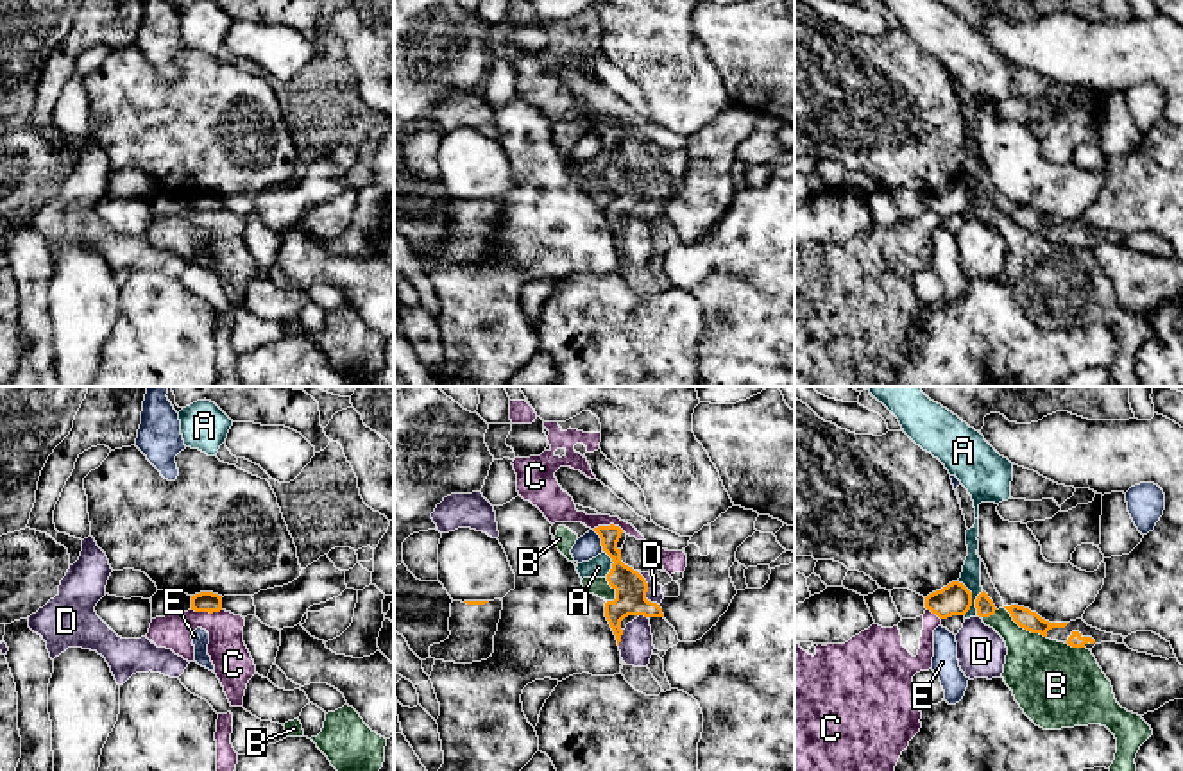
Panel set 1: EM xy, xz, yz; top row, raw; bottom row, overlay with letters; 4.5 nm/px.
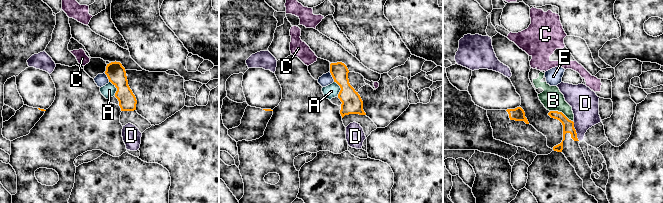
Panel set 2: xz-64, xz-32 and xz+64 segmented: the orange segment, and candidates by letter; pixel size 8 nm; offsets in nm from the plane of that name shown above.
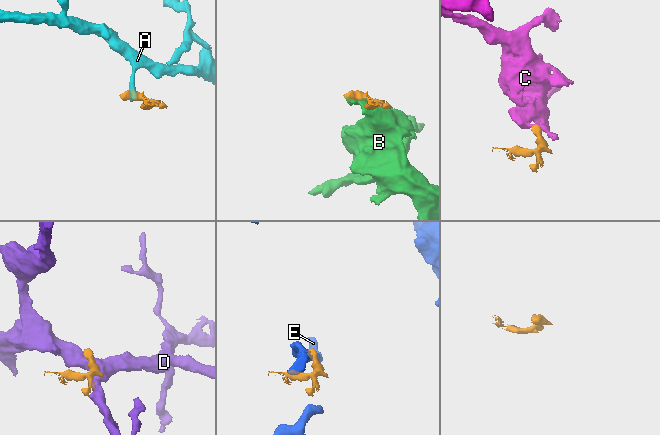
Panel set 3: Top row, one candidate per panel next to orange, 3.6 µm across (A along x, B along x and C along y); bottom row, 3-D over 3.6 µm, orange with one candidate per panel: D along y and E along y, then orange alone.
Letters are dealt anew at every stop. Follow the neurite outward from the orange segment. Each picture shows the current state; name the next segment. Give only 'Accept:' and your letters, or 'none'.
Accept: none

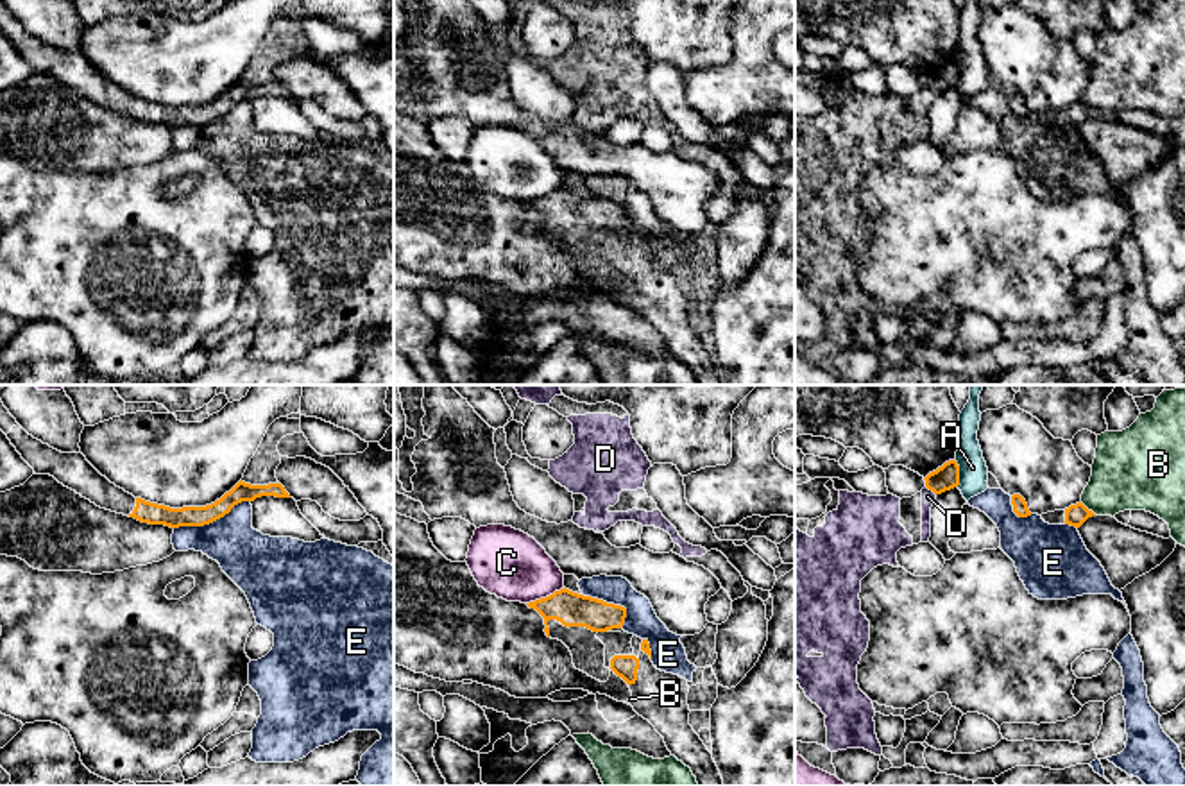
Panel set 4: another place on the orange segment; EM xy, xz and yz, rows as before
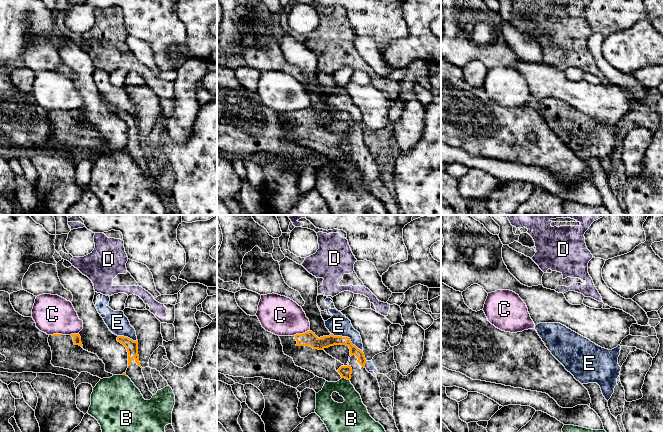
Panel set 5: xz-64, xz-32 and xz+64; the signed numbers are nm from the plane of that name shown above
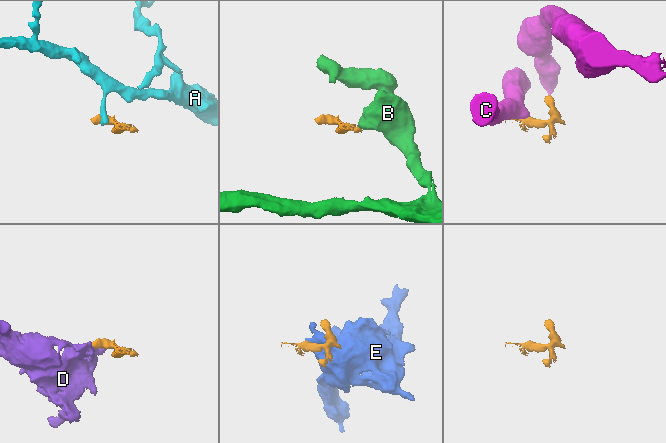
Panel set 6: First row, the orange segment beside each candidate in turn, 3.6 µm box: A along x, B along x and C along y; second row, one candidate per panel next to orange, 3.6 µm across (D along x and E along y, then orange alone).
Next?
Accept: none

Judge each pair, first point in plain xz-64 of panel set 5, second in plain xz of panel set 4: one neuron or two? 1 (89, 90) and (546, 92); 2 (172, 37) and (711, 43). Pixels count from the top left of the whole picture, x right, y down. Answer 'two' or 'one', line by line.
1: one
2: one

